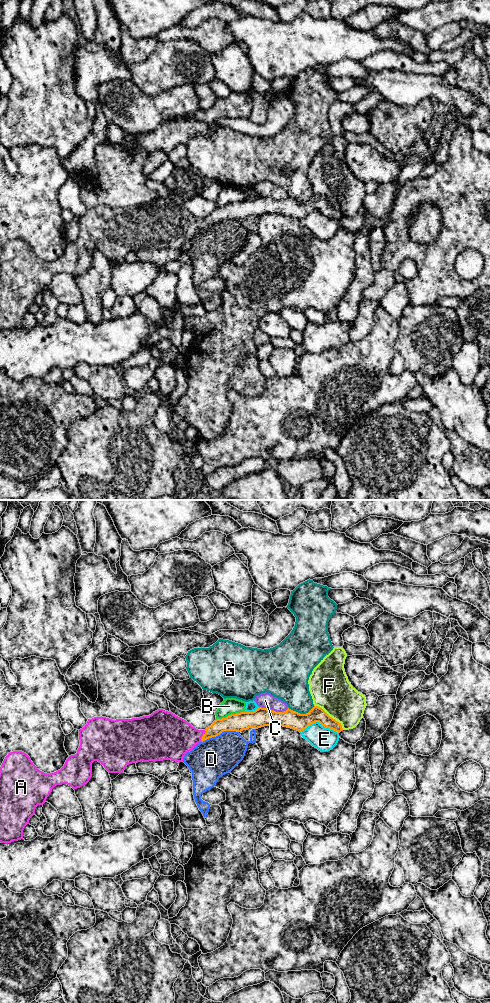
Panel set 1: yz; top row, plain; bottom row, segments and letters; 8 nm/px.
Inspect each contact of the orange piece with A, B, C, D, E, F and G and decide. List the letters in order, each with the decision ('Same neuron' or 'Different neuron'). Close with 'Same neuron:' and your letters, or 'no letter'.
A: Same neuron
B: Different neuron
C: Different neuron
D: Different neuron
E: Different neuron
F: Different neuron
G: Different neuron
Same neuron: A

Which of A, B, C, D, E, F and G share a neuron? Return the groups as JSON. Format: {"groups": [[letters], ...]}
{"groups": [["A"], ["B"], ["C"], ["D"], ["E"], ["F"], ["G"]]}

